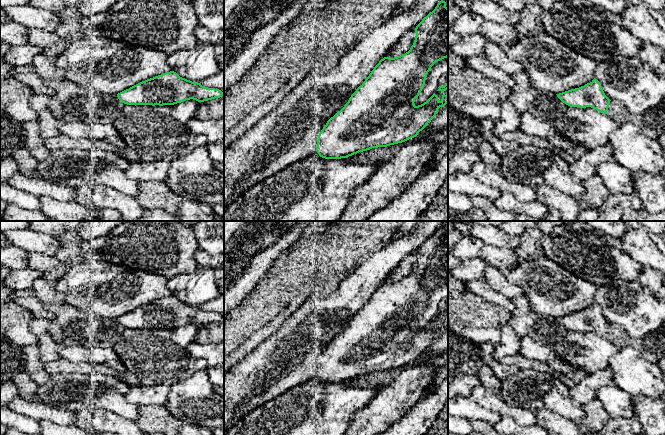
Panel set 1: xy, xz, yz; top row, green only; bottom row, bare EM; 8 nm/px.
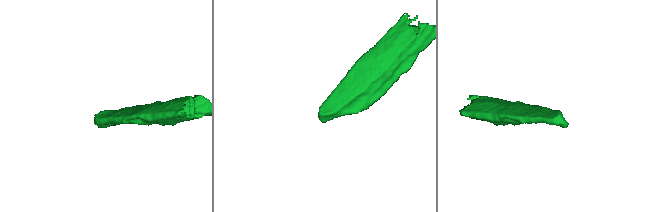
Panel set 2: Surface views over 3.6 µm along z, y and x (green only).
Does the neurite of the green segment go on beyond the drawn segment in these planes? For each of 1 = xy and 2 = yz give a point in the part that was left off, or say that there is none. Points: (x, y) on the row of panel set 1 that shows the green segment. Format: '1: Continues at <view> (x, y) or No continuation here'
1: No continuation here
2: No continuation here

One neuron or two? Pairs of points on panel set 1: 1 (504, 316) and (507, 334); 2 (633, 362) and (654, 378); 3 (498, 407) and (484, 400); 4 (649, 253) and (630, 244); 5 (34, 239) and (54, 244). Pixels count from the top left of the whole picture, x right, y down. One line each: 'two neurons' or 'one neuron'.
1: two neurons
2: one neuron
3: one neuron
4: one neuron
5: one neuron

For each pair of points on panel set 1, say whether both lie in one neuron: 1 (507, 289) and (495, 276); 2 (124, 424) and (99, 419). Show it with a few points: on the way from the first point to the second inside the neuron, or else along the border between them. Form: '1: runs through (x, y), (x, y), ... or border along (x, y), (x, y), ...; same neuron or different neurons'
1: runs through (504, 286), (497, 279); same neuron
2: runs through (118, 424), (105, 422); same neuron

